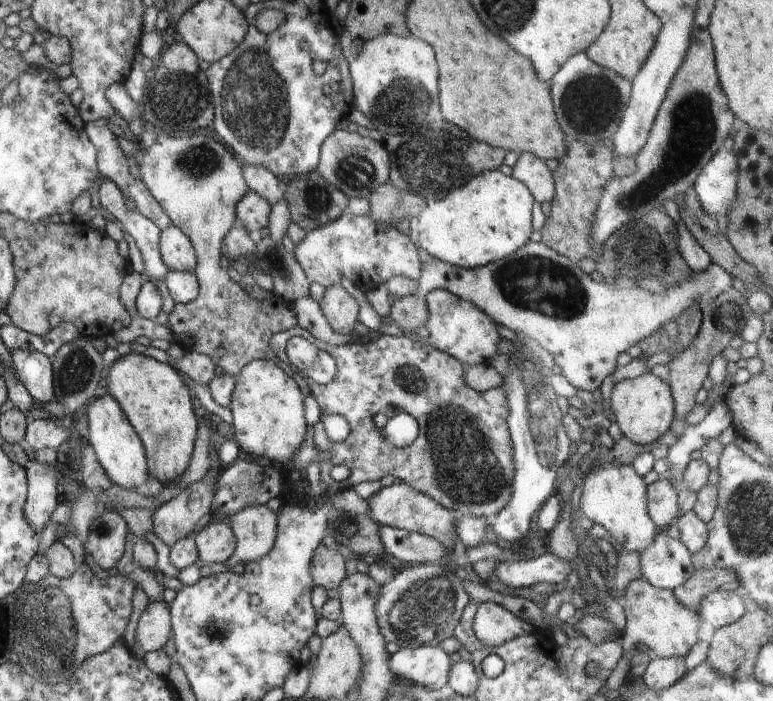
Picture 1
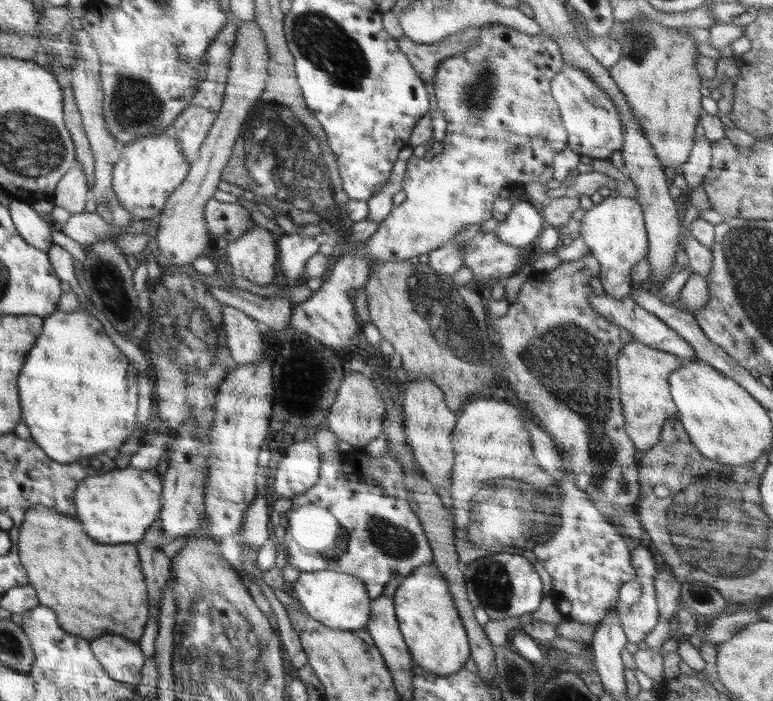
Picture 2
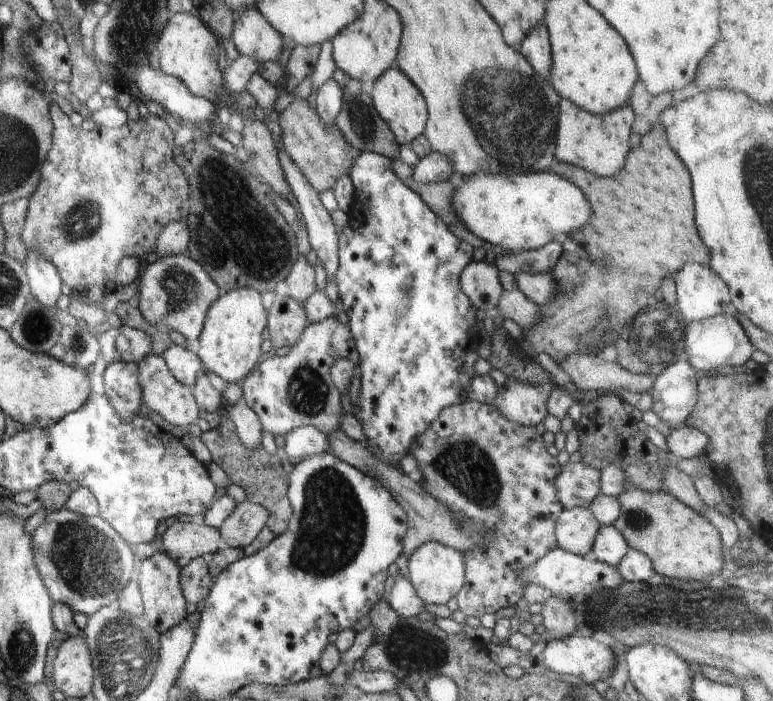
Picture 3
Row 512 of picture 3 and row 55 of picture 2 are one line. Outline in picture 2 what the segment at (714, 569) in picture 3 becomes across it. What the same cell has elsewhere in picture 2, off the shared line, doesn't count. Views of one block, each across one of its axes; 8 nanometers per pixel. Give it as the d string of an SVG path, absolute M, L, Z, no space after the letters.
M630 19L629 31L619 40L621 55L618 62L609 68L610 78L616 82L618 90L624 94L628 106L632 108L632 116L640 130L644 131L646 140L650 142L656 158L661 166L678 168L690 156L694 140L696 140L696 125L704 113L700 87L702 78L695 67L698 53L697 40L685 35L681 27L667 27L648 19Z

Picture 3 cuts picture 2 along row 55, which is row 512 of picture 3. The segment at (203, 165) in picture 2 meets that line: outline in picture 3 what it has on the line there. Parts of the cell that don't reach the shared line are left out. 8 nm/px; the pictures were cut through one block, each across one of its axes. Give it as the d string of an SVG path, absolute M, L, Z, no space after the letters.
M250 500L237 504L219 528L223 545L234 549L250 546L266 526L268 515L263 506Z

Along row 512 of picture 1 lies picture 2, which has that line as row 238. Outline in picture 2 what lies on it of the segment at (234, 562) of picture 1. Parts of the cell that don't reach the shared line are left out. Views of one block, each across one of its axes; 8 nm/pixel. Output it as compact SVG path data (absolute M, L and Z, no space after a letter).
M256 225L225 244L224 250L234 272L254 284L271 284L278 274L276 241L270 231Z

